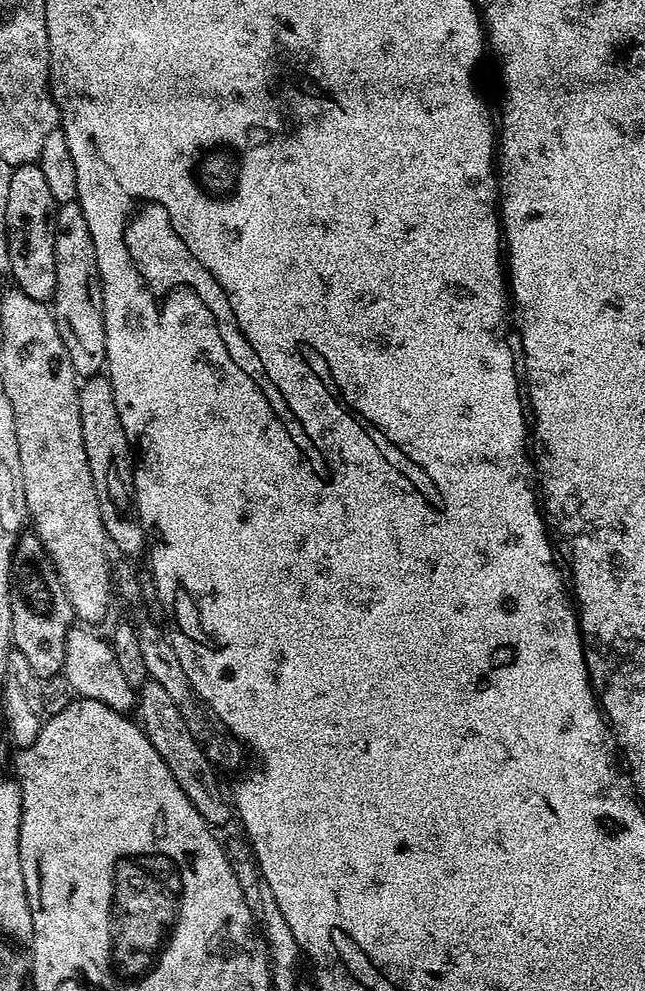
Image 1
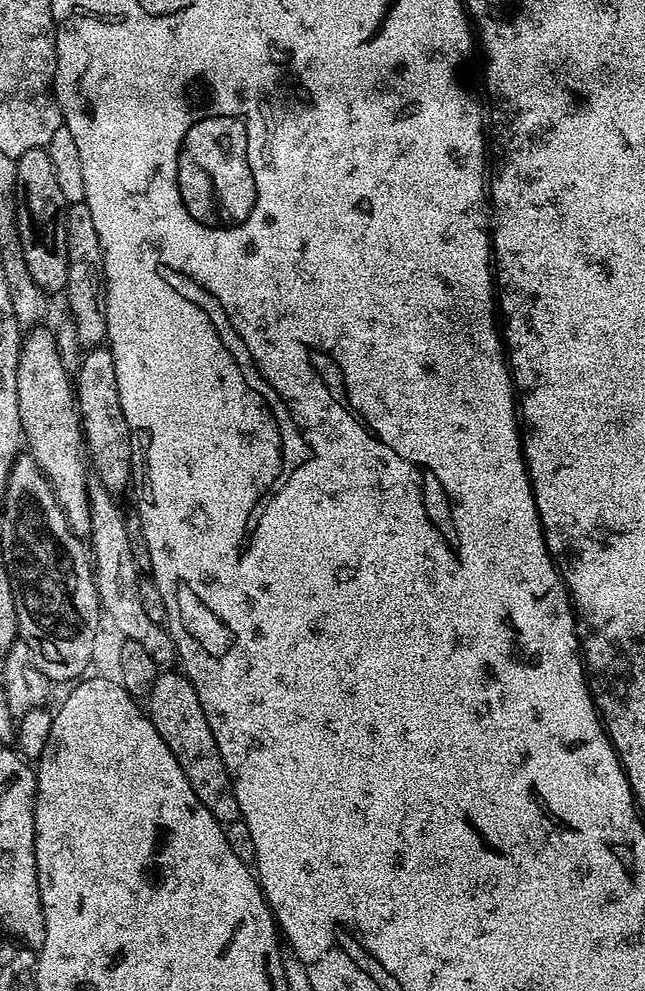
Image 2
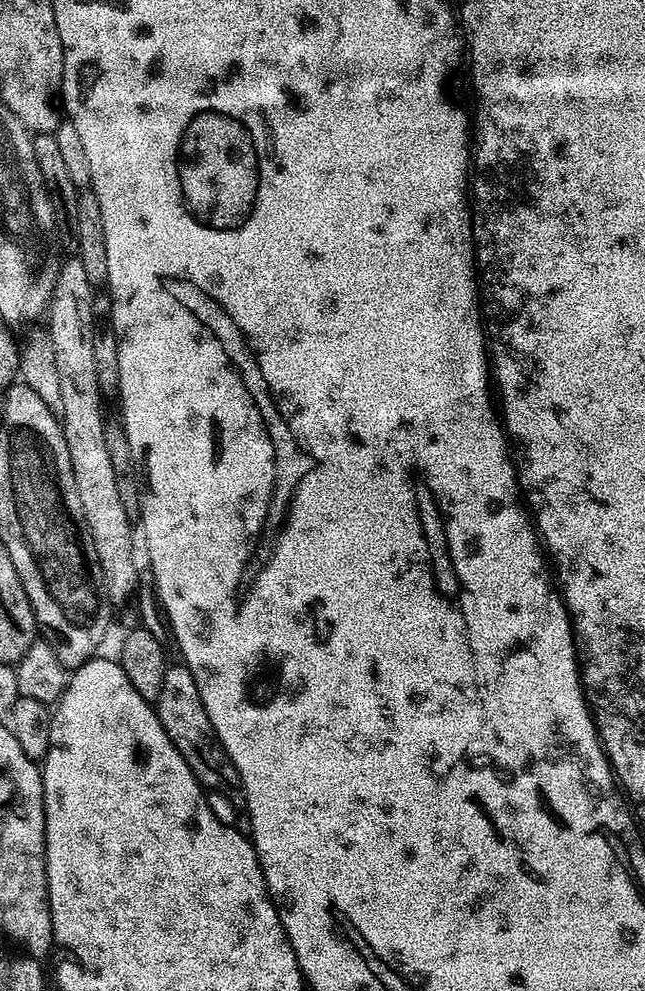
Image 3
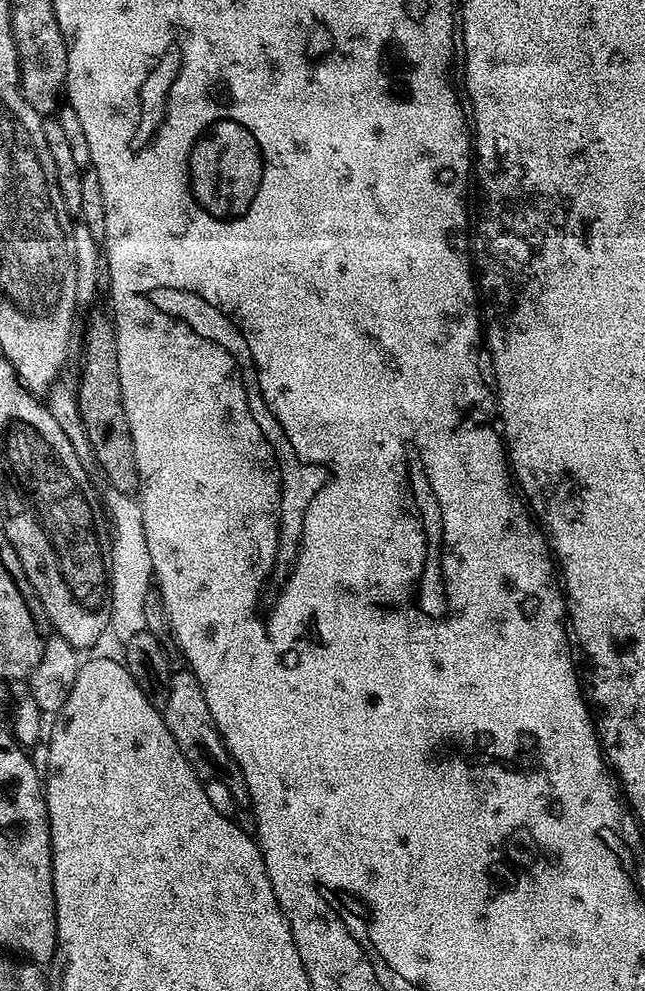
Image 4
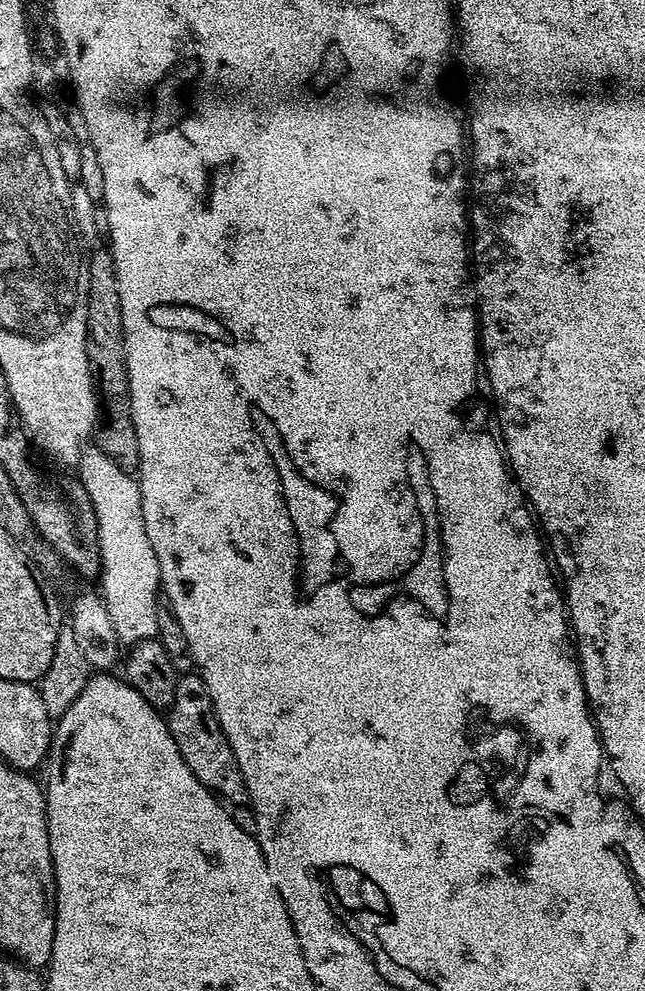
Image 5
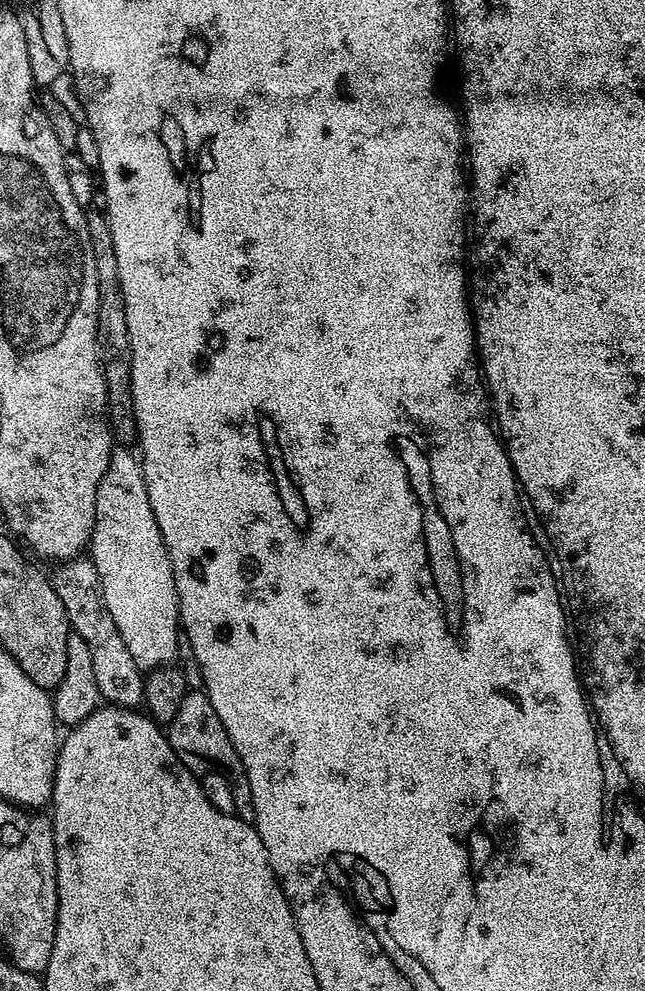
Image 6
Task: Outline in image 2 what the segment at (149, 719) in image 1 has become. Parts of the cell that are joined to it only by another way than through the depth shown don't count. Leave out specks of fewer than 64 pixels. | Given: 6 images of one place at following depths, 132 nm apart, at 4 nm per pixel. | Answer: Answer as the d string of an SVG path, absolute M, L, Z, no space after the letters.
M164 670L157 675L150 694L146 697L146 711L152 719L154 730L162 734L162 742L170 746L170 754L178 758L178 766L182 766L182 774L186 774L186 782L190 782L190 790L198 794L198 802L214 814L214 818L222 826L241 823L242 817L238 798L232 789L232 779L222 762L222 754L218 750L218 742L214 742L214 734L210 730L210 722L206 722L206 714L202 714L202 702L198 702L198 694L187 676L179 671Z

